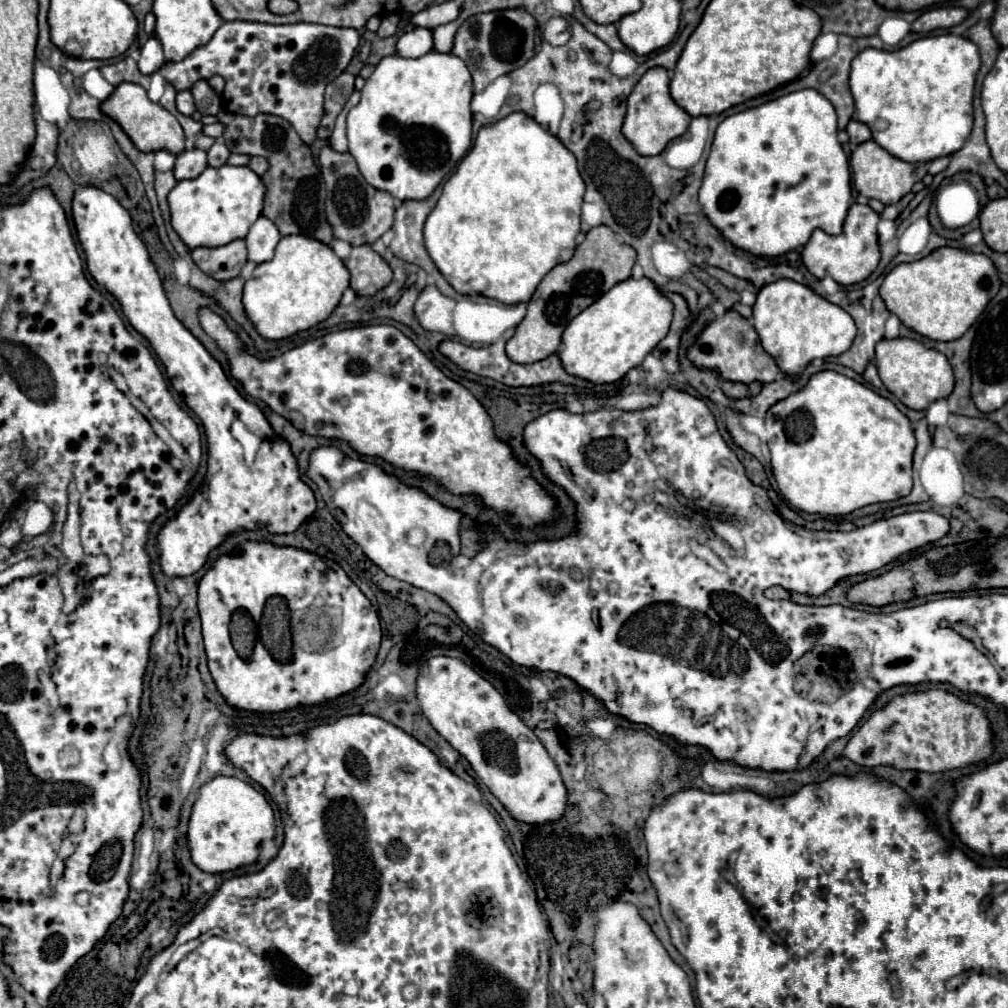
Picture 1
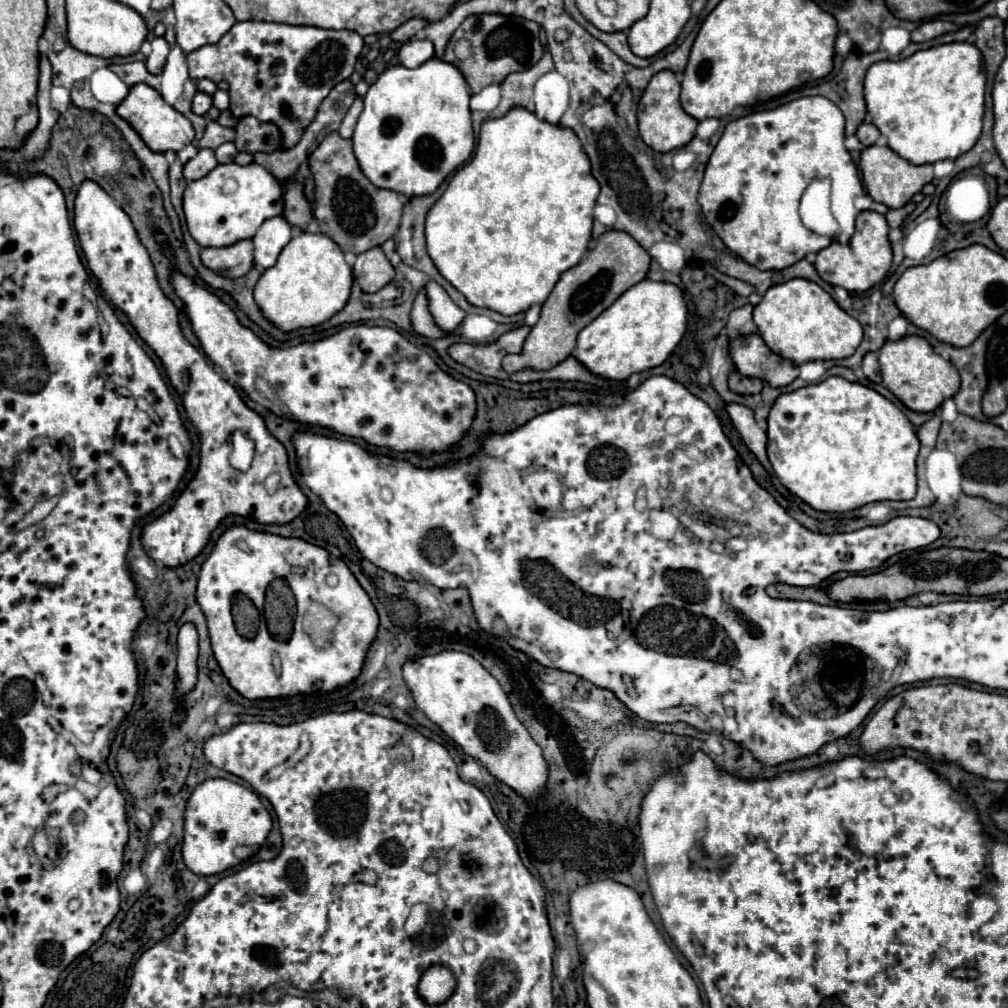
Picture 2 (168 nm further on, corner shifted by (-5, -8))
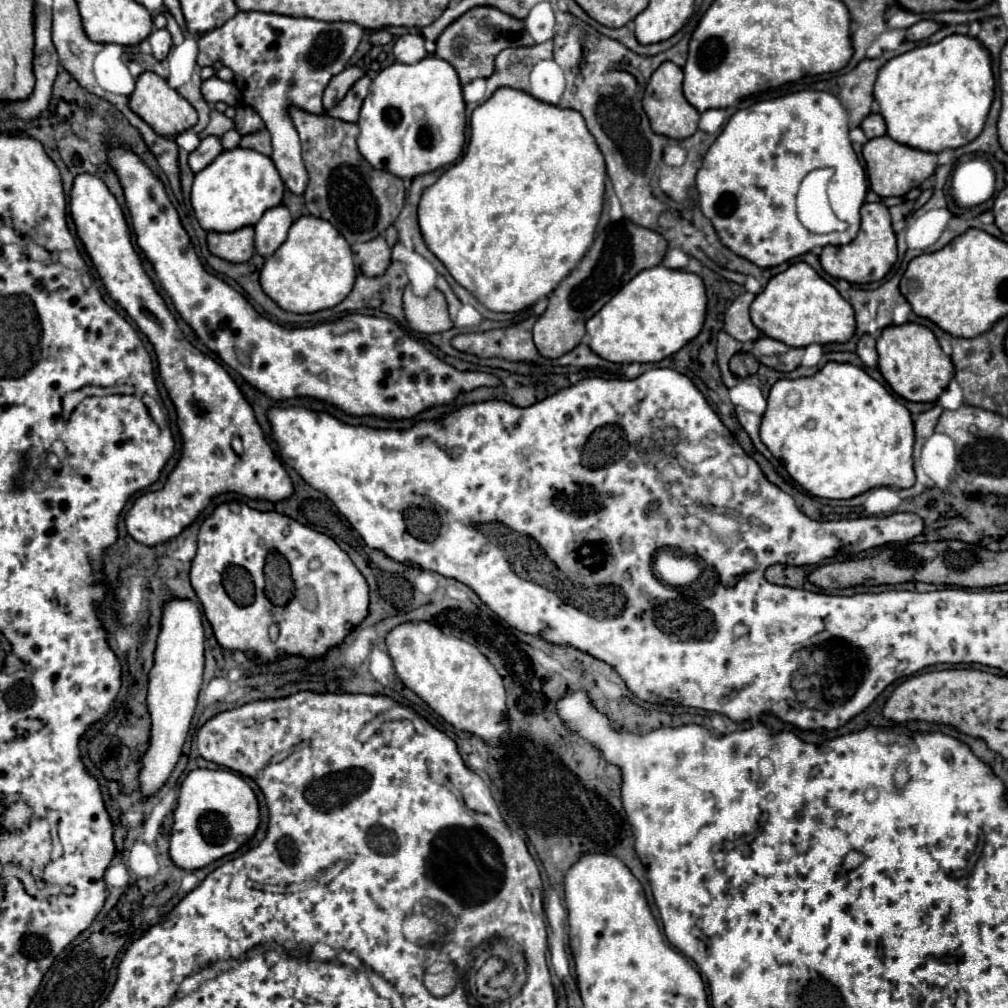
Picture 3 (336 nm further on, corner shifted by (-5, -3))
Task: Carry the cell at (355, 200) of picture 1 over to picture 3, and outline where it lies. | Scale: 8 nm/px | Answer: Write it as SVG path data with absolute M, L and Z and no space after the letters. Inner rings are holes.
M290 108L290 116L300 134L302 156L310 174L310 182L304 192L310 214L332 222L334 228L348 240L348 244L368 242L384 234L384 230L394 224L404 206L406 188L402 178L386 170L374 170L362 158L356 146L360 132L356 122L338 122L328 114L316 116L300 108Z

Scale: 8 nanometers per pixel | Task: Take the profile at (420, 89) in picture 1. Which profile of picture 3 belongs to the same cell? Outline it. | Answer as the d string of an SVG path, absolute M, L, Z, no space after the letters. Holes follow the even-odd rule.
M426 56L416 64L394 62L372 80L370 96L362 104L358 124L360 124L360 134L358 134L360 154L376 170L390 170L400 178L416 178L440 166L452 164L462 154L464 128L466 128L462 86L456 70L446 60L436 56Z

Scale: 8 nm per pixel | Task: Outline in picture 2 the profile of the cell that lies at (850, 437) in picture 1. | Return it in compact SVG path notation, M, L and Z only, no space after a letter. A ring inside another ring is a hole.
M828 377L816 385L806 385L798 391L792 393L782 393L768 415L768 459L774 467L776 477L780 479L780 483L796 497L800 497L804 503L808 503L812 509L816 511L826 511L826 513L846 513L852 509L858 509L862 505L874 503L874 501L908 501L914 499L916 495L916 457L920 451L920 441L916 437L916 431L912 427L912 423L908 421L908 417L886 397L882 397L880 393L876 393L874 389L868 389L860 383L850 383L842 377Z

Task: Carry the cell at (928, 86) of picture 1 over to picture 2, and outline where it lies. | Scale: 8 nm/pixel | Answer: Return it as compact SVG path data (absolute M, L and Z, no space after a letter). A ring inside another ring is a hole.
M946 43L918 51L900 61L878 61L868 67L864 79L864 99L868 115L878 131L888 139L888 147L914 165L956 159L978 141L984 117L986 69L982 53L972 43Z

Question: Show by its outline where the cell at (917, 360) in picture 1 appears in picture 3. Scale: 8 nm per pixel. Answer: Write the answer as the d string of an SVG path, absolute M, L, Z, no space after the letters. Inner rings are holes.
M902 324L902 326L886 326L882 330L878 342L878 368L890 388L912 402L936 402L948 382L954 378L952 360L942 352L936 336L930 328L922 324Z

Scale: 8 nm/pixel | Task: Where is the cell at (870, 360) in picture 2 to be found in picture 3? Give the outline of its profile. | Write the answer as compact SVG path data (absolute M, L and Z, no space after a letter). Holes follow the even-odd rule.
M862 334L862 338L856 344L856 354L864 362L864 366L876 368L876 360L878 360L878 354L876 354L876 338L872 334Z

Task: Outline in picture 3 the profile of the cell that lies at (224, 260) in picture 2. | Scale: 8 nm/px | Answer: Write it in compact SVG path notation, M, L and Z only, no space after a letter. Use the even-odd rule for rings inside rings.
M254 228L234 232L208 232L208 250L228 262L248 262L254 254Z

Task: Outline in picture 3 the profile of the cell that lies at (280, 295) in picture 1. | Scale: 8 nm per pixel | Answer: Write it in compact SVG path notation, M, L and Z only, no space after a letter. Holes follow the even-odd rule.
M298 218L286 242L264 262L260 270L262 290L284 310L296 314L310 314L340 304L352 290L356 280L356 266L350 244L322 218Z

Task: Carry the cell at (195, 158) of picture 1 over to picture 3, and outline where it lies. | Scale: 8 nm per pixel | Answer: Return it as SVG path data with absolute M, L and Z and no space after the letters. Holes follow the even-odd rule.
M206 136L200 146L190 154L188 162L190 162L190 168L194 172L200 172L202 168L206 168L218 154L222 152L222 144L220 144L220 138L218 136Z

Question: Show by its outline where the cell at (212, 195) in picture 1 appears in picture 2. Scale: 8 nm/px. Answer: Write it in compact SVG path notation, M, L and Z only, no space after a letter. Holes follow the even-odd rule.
M228 163L228 165L218 165L206 177L188 183L188 187L184 191L182 207L184 207L188 233L200 247L228 247L242 239L252 239L254 233L258 231L258 227L266 219L282 215L282 187L280 187L280 181L274 179L258 163L250 163L244 167L240 167L236 163Z

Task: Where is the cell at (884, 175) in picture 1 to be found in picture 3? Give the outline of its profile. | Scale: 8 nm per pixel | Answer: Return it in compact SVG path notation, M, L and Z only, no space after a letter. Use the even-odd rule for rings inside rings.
M890 136L868 140L862 148L862 156L866 162L870 188L882 198L884 196L904 196L906 192L910 192L912 188L918 188L924 180L928 180L934 174L934 170L938 168L936 154L904 146L900 142L894 142Z

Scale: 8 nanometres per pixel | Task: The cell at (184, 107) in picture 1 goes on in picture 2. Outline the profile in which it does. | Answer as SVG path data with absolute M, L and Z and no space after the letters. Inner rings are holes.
M196 93L194 95L194 101L192 101L192 111L196 115L206 115L206 111L212 107L212 97L206 95L206 93Z

